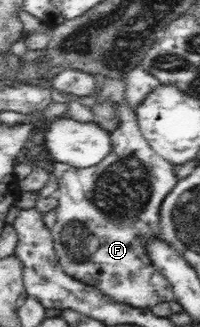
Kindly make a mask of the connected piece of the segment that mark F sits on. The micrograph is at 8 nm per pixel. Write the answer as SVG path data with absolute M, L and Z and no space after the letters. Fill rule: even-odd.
M115 103L116 119L120 119L118 128L110 133L111 146L109 155L93 167L76 167L53 162L52 173L58 181L56 196L59 200L55 224L50 230L56 253L57 263L65 273L90 286L95 286L111 299L134 308L151 308L163 301L174 299L169 280L157 268L145 250L149 239L159 237L159 219L163 199L180 180L173 170L173 165L149 145L141 134L136 113L127 103Z

